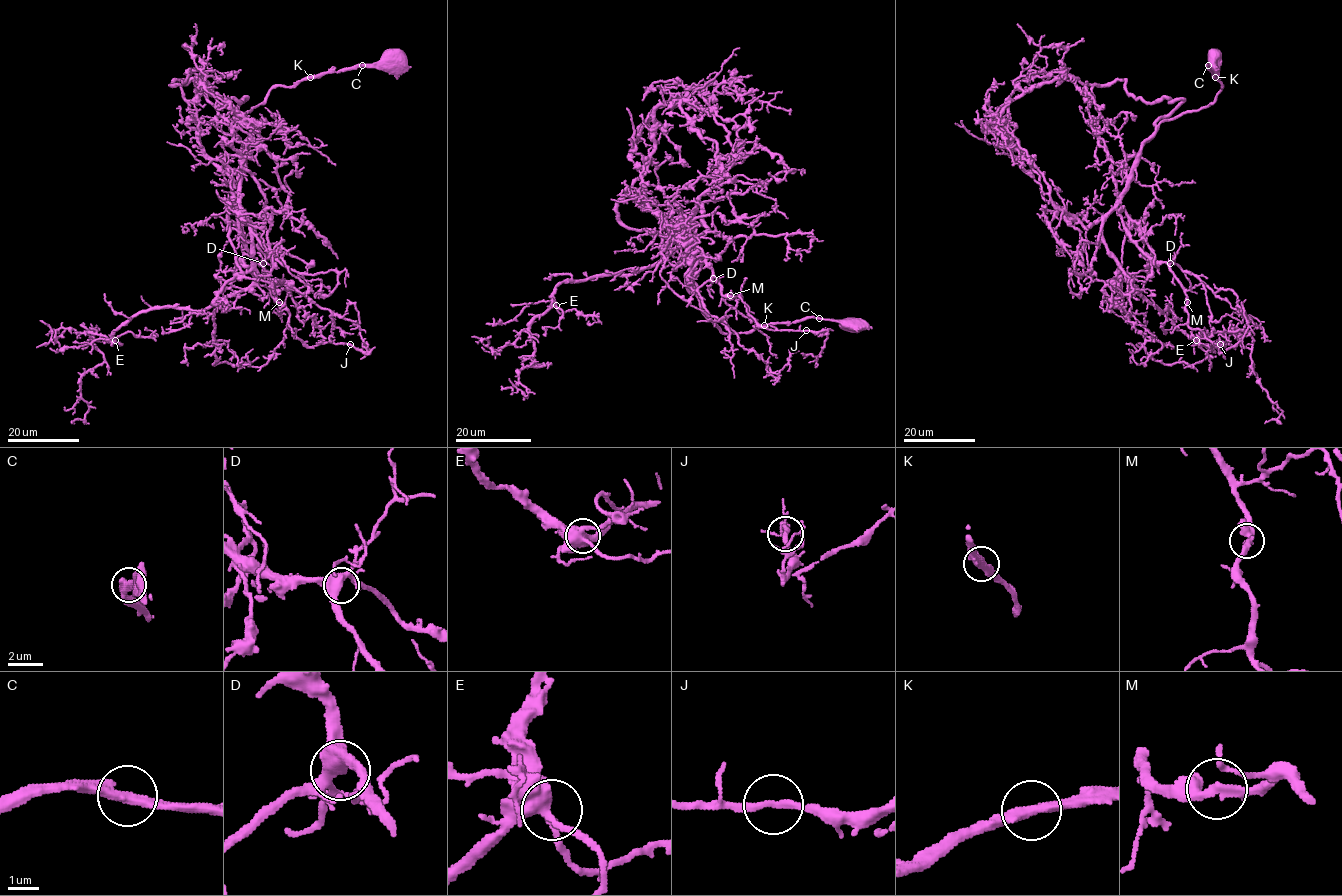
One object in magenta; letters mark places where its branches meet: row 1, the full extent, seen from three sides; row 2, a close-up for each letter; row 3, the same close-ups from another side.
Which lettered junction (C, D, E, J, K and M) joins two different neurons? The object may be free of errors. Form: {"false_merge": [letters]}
{"false_merge": []}

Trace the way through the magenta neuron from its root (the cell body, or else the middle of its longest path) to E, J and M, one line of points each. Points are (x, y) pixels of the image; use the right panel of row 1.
E: (1215, 60), (1207, 67), (1222, 85), (1216, 99), (1159, 125), (1119, 196), (1128, 226), (1117, 272), (1196, 340)
J: (1215, 60), (1216, 99), (1159, 125), (1117, 212), (1179, 283), (1188, 326), (1219, 344)
M: (1215, 60), (1207, 67), (1222, 85), (1216, 99), (1159, 125), (1117, 208), (1127, 235), (1167, 265), (1187, 302)

